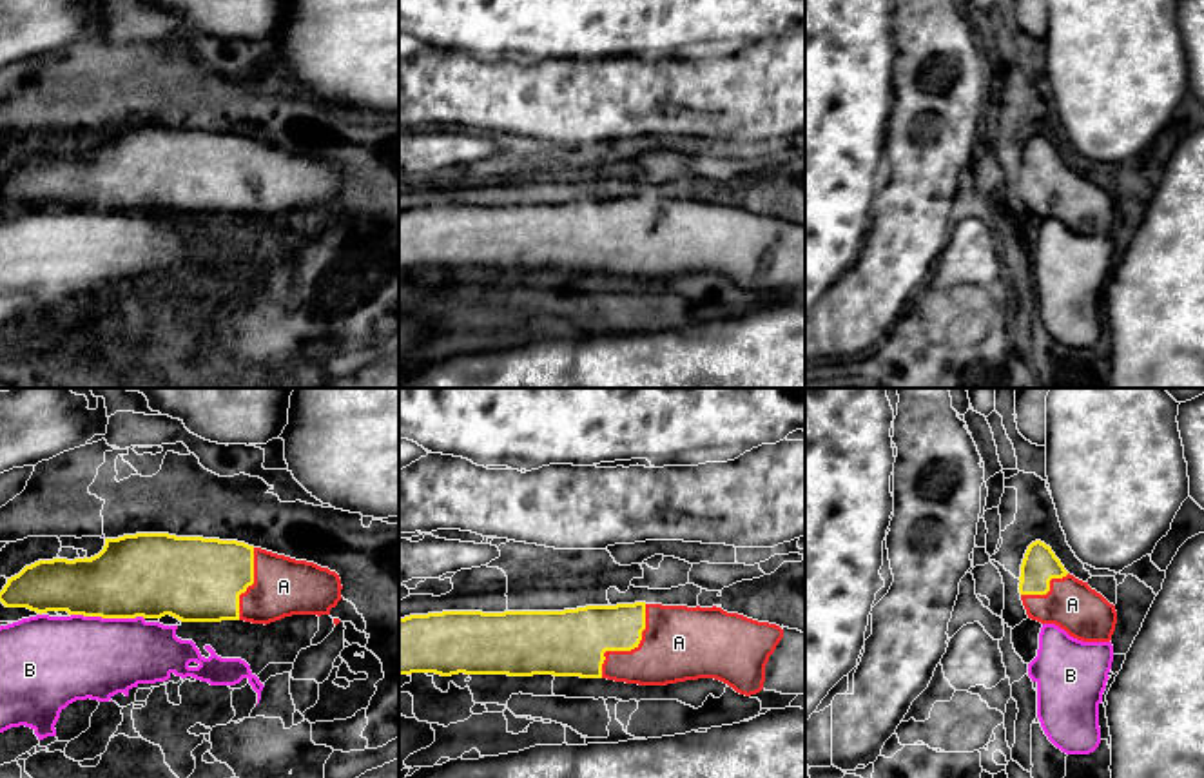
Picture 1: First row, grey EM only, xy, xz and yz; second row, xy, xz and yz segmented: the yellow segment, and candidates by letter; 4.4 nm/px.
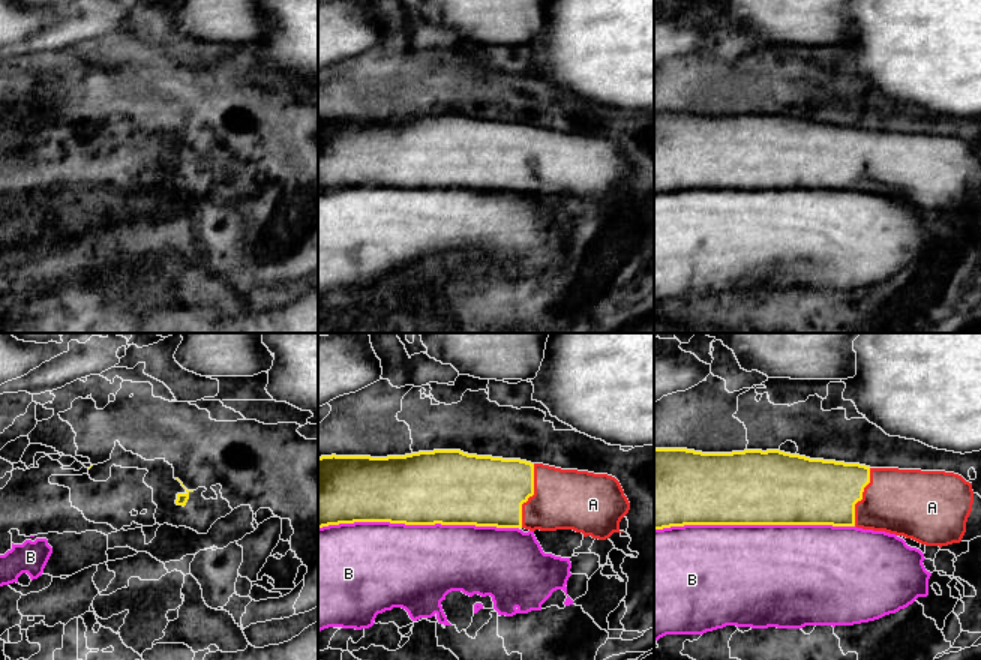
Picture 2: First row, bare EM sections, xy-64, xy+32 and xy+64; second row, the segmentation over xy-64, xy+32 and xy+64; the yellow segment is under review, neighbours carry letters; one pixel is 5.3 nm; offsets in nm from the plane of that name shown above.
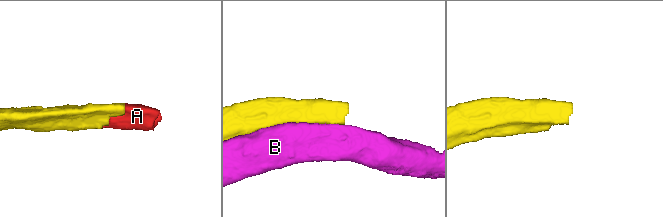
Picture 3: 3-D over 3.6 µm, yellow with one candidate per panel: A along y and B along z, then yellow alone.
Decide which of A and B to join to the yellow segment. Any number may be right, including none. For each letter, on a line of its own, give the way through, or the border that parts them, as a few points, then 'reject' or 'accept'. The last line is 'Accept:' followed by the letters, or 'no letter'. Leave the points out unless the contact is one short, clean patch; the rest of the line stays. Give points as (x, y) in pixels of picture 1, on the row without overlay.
A: accept
B: reject
Accept: A

